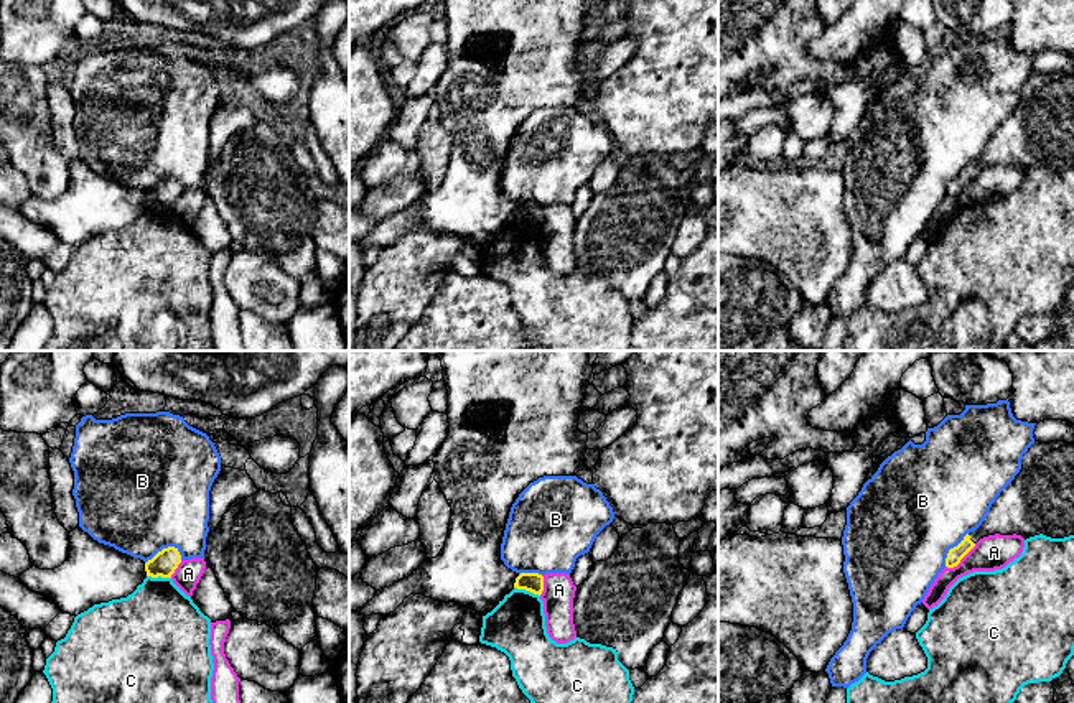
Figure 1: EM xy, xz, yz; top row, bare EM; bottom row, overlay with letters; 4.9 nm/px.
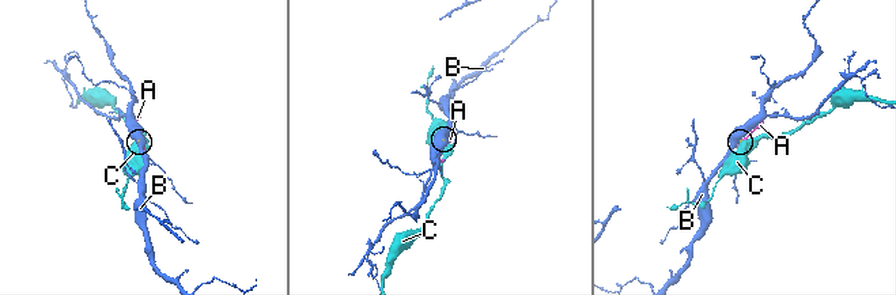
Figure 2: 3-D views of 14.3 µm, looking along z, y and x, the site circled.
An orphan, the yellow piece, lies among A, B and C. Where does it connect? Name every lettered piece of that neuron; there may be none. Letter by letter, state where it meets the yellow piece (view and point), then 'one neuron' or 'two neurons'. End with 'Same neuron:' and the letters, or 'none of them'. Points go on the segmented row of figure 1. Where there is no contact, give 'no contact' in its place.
A: meets yellow in yz at (961, 558); two neurons
B: meets yellow in xy at (163, 549); two neurons
C: meets yellow in xz at (527, 590); two neurons
Same neuron: none of them

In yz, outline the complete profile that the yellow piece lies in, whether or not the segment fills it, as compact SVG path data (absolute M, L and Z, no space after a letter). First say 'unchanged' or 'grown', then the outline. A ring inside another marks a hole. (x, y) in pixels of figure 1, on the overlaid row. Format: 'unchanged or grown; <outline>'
grown; M1034 441L1023 454L1020 473L995 499L982 525L949 550L946 566L957 566L980 538L995 533L1016 533L1025 540L1039 533L1051 538L1074 535L1074 443Z

